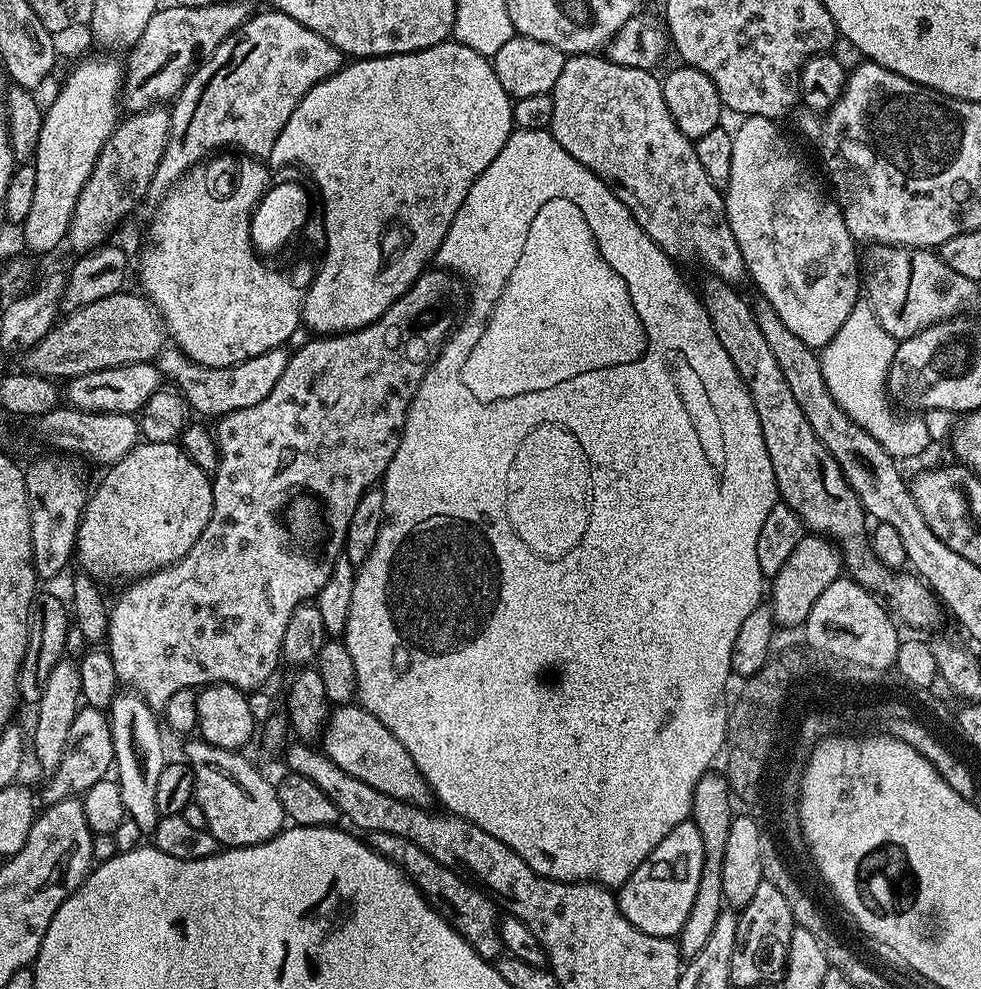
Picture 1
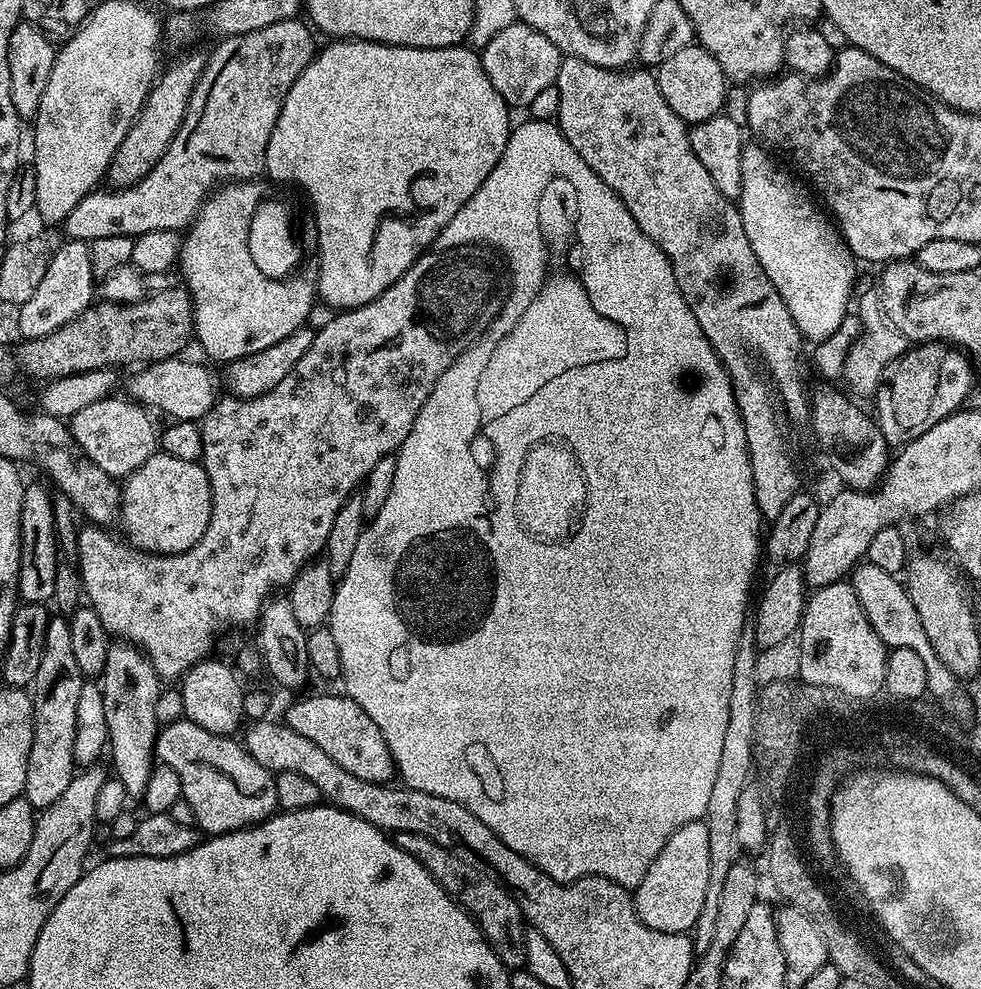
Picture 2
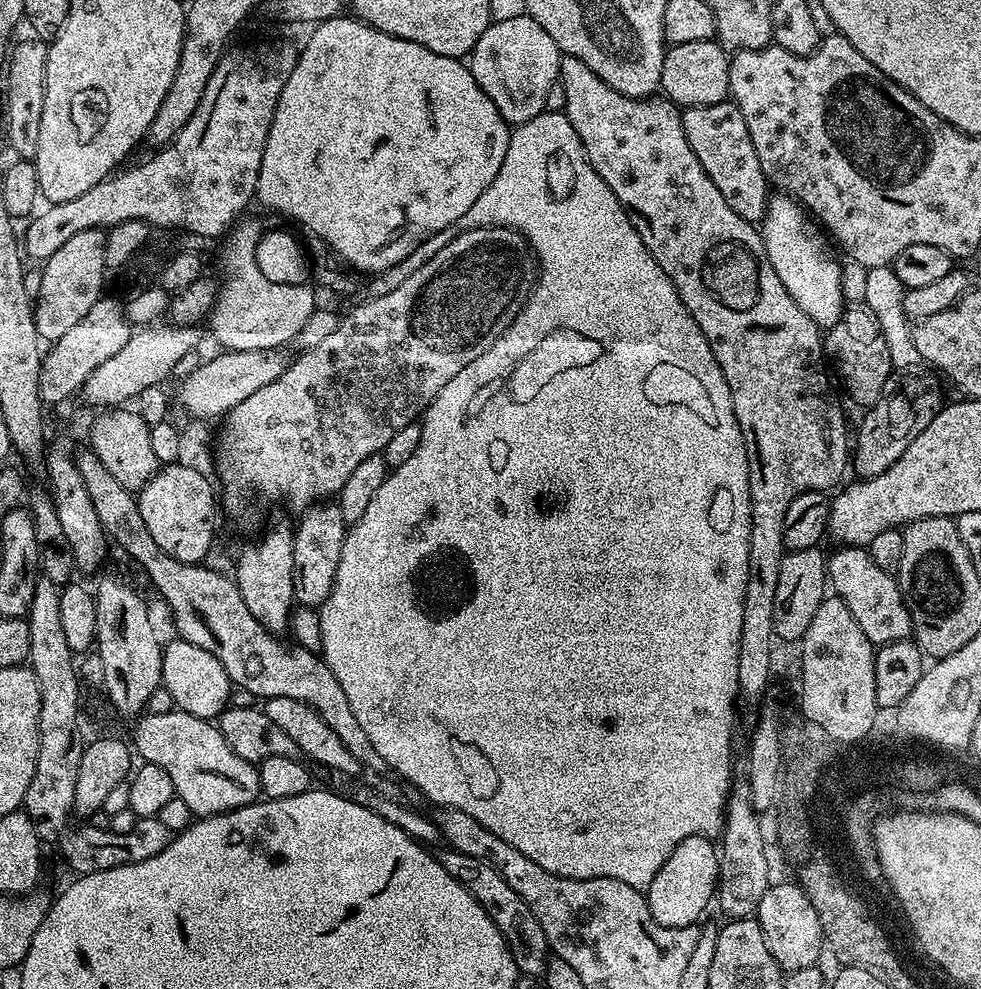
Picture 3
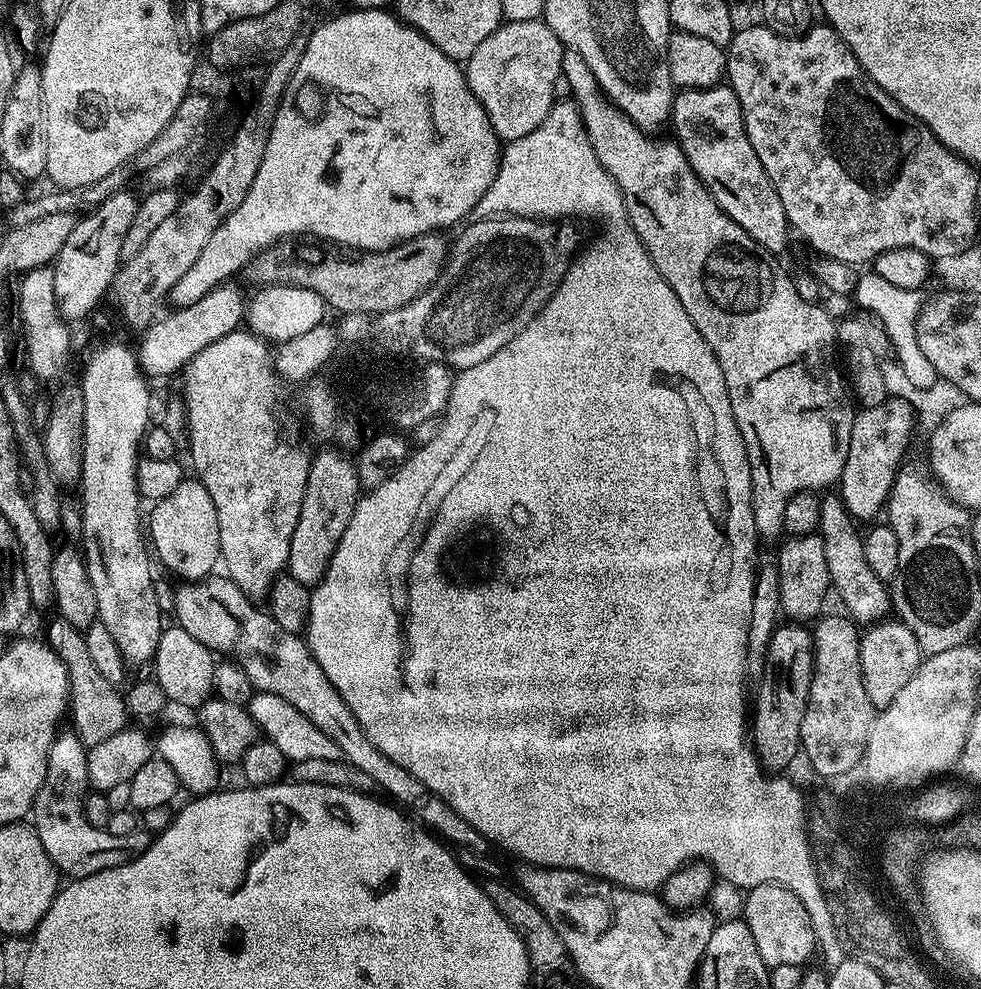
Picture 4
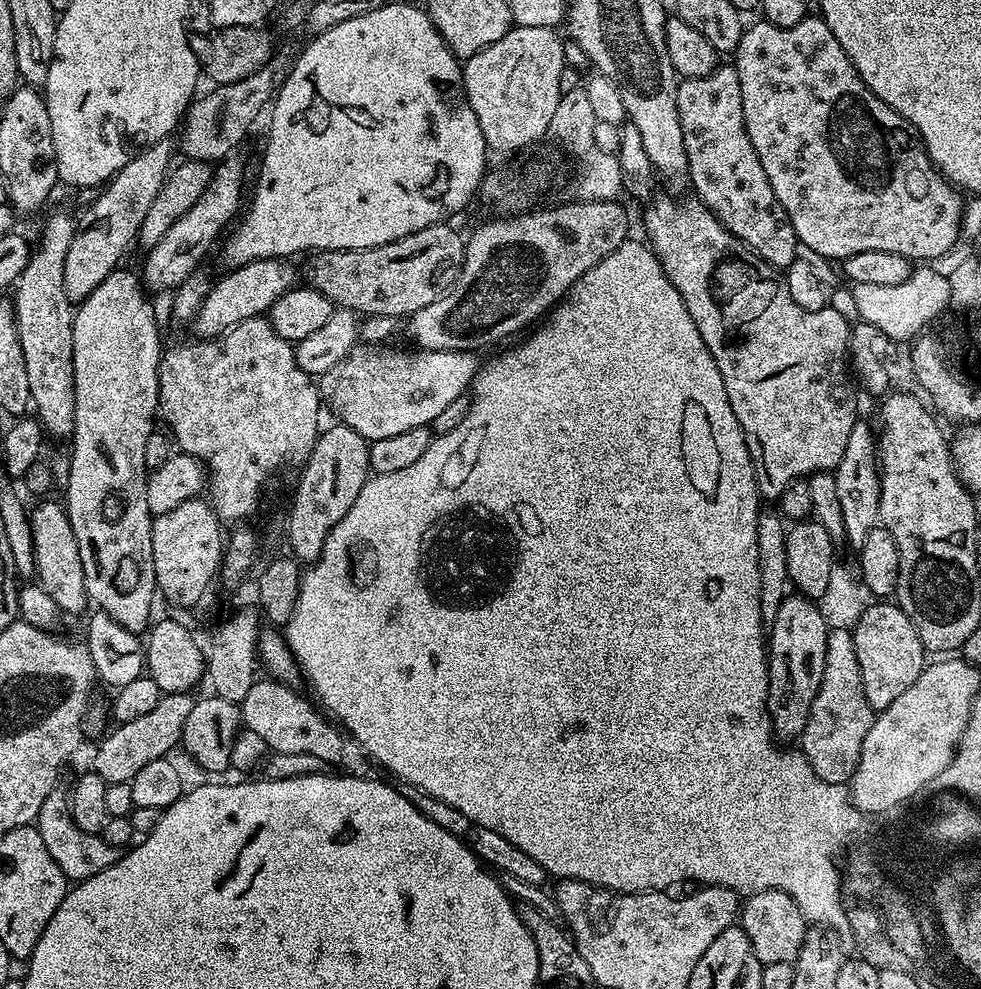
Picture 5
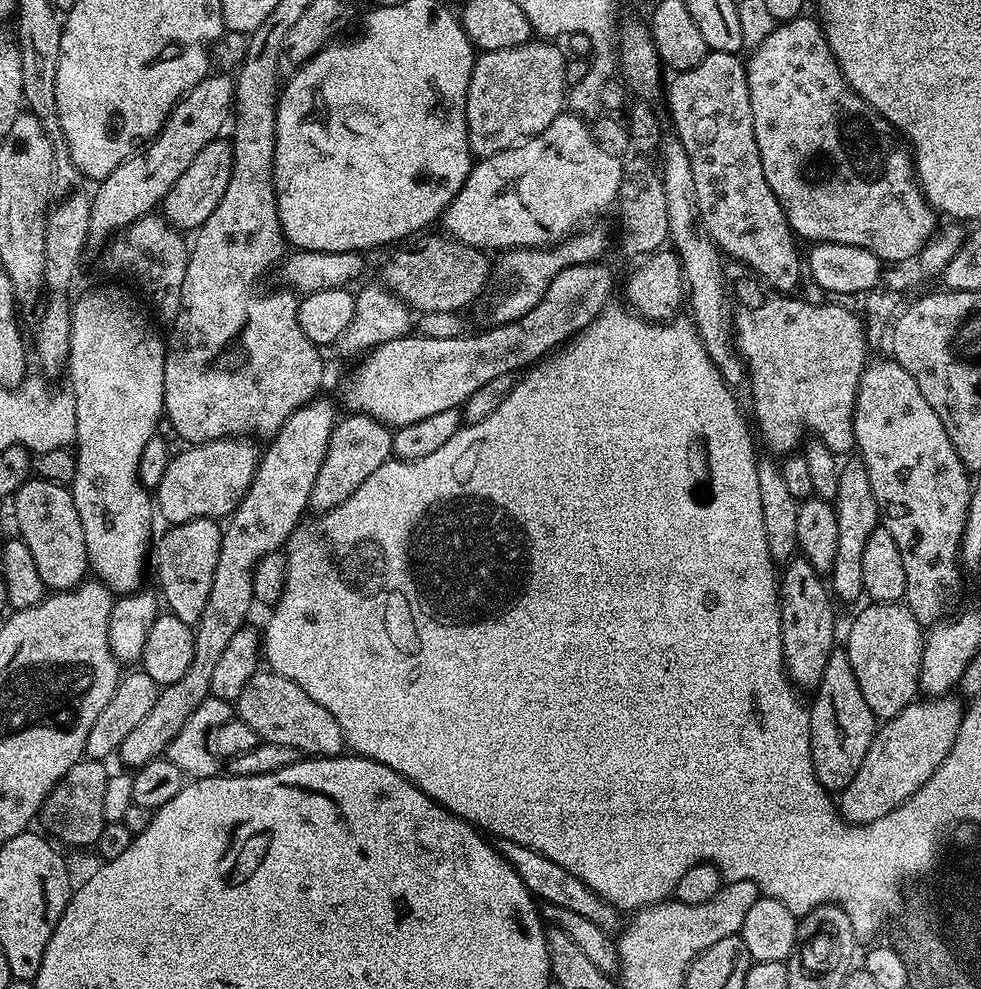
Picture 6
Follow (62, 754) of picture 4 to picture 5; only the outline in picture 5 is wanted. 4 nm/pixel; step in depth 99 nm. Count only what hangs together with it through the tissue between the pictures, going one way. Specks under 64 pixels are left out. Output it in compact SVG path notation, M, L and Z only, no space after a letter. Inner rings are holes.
M57 786L46 794L46 802L42 802L42 810L38 810L34 826L42 834L42 842L46 842L46 850L50 850L50 858L58 862L58 870L69 882L79 882L114 866L118 859L118 849L110 846L103 835L86 834L76 825L72 811L68 805L69 789Z

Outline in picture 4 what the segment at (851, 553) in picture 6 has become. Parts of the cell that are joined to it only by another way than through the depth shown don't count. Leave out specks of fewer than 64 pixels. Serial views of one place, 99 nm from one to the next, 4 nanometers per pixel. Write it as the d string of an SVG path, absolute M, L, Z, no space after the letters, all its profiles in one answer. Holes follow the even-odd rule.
M893 396L884 401L883 404L870 406L869 408L861 407L859 411L856 412L856 421L854 422L854 426L850 430L850 454L846 454L846 466L842 470L842 474L840 475L840 482L838 485L838 497L841 503L844 504L846 510L849 515L855 518L857 521L862 522L862 520L871 521L873 518L871 516L881 515L882 509L887 505L889 496L892 495L892 483L896 481L896 477L898 473L901 471L902 465L900 463L904 460L904 455L908 452L908 439L912 436L912 427L916 428L918 424L918 416L917 413L913 411L913 408L910 402L904 400L900 396Z

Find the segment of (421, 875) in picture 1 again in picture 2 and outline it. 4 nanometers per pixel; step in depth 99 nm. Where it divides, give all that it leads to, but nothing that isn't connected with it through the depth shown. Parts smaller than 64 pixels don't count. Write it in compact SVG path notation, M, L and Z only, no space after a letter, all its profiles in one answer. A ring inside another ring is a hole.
M397 832L394 839L398 847L406 850L406 854L418 858L418 862L426 866L426 870L438 881L442 890L446 890L448 896L475 918L476 925L480 927L482 934L488 939L488 945L498 954L505 968L523 969L526 962L524 949L526 921L518 902L512 897L511 888L496 877L496 871L474 855L460 858L458 854L450 854L446 846L438 846L438 842L422 838L422 834Z

